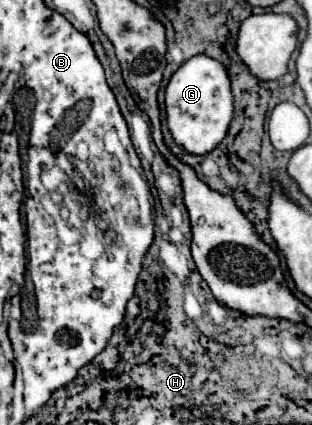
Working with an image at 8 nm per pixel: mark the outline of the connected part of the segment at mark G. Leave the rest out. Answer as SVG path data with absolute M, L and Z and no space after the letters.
M195 55L185 61L167 83L165 109L177 145L193 155L213 151L223 141L233 115L233 93L225 65L209 55Z

